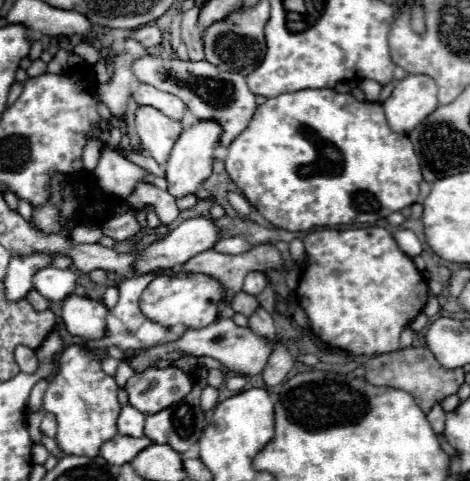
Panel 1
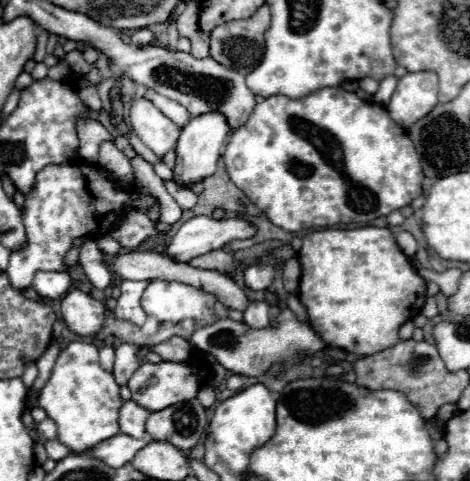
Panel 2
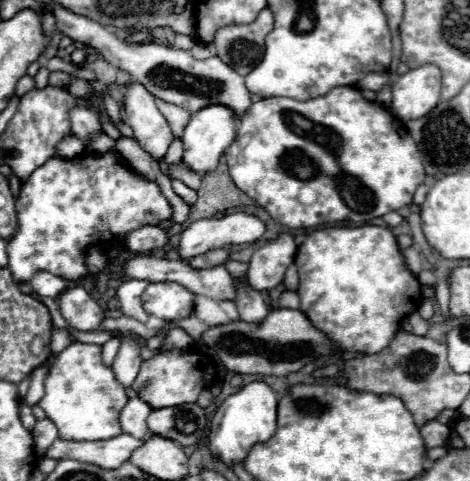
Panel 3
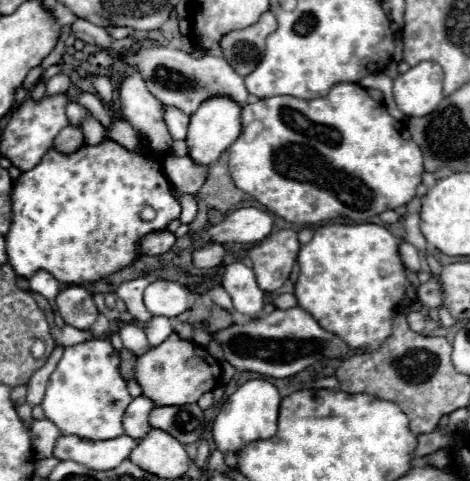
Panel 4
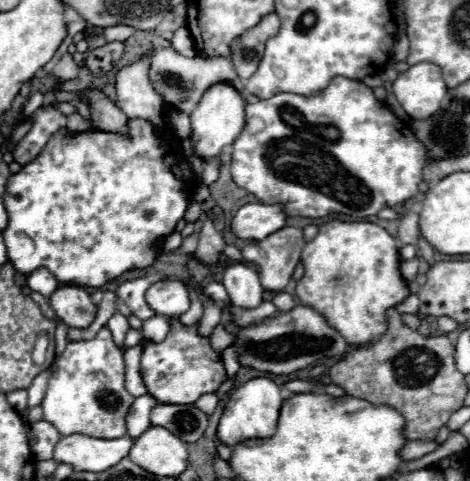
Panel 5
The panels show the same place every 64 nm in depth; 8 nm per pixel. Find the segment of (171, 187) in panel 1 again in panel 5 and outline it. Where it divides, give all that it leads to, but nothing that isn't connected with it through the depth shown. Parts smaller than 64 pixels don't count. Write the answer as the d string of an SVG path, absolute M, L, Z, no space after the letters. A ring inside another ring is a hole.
M216 82L212 84L204 96L200 98L196 110L190 114L192 120L192 138L194 138L194 150L200 158L214 158L222 152L226 144L232 144L236 136L244 128L244 108L246 100L244 96L230 84L230 82Z

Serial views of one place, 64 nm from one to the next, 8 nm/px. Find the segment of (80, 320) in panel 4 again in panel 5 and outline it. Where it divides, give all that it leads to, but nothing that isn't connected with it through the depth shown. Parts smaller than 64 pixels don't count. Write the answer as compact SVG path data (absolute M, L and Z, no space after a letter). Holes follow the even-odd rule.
M62 284L48 298L50 308L70 328L88 328L96 316L90 293L81 286Z

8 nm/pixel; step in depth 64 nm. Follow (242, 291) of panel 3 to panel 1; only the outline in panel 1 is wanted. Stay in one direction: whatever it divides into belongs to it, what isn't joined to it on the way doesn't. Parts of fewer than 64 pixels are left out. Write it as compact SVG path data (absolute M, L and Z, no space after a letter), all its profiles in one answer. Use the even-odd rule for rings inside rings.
M258 306L250 316L248 316L248 326L260 334L260 336L266 336L266 338L276 338L276 328L274 328L274 322L272 322L272 316L268 310L264 310L262 306Z

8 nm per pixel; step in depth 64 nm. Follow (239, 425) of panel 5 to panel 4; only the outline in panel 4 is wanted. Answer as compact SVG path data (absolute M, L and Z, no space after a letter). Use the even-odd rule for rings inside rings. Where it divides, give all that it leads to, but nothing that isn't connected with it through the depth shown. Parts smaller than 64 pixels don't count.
M256 378L248 380L242 384L222 406L220 414L216 416L214 422L214 442L220 452L240 452L244 444L252 440L264 440L272 438L276 434L276 420L278 420L278 408L280 408L280 394L278 388L266 380L266 378Z

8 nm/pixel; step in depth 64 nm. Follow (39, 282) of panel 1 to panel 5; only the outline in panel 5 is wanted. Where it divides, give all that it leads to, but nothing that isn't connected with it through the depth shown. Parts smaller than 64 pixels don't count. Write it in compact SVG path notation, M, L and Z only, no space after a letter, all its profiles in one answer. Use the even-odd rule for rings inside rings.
M38 268L32 274L28 274L28 288L48 298L58 288L58 280L48 268Z

